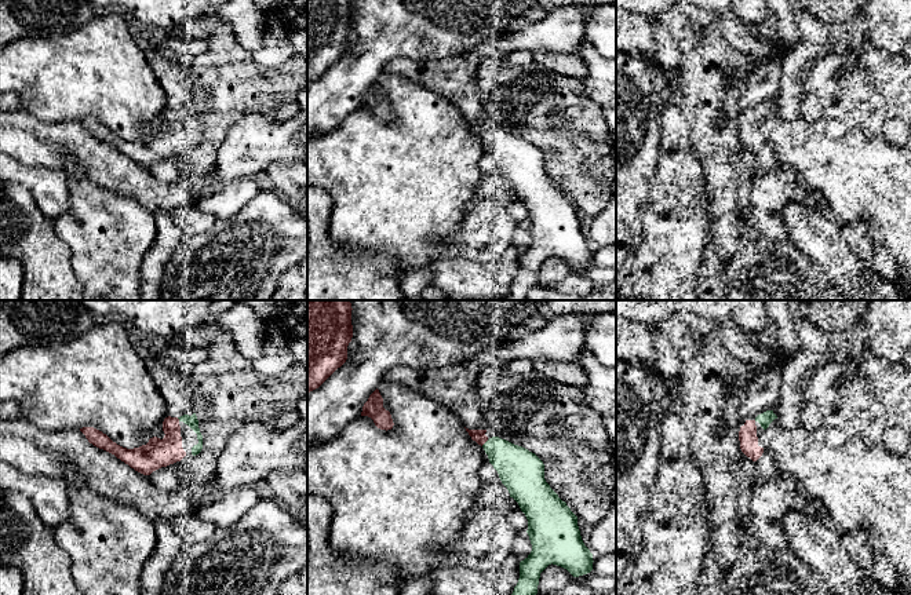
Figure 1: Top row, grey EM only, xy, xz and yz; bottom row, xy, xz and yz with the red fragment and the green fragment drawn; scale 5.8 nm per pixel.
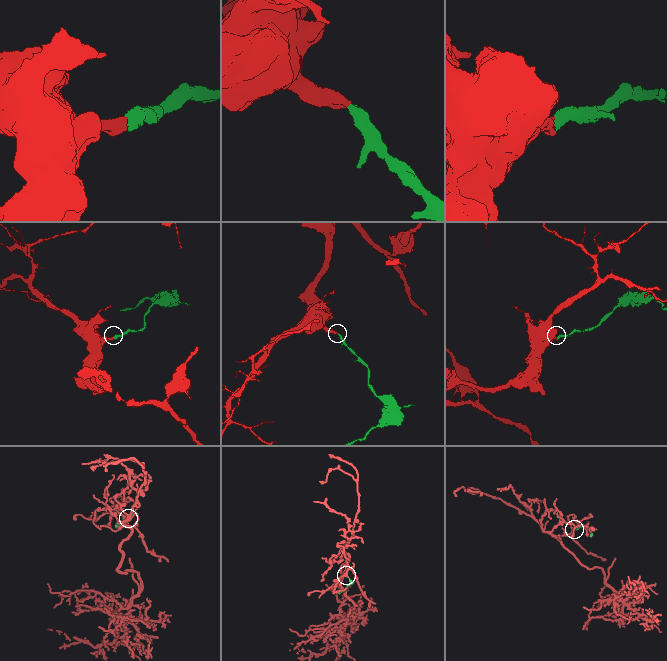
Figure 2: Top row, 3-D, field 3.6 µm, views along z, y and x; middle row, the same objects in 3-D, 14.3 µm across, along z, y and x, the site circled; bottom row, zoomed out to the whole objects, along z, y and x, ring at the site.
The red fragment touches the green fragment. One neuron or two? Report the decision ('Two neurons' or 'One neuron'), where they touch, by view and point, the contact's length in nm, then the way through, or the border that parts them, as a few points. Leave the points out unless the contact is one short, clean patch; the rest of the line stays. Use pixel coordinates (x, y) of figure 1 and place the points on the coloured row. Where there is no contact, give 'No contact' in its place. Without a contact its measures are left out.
One neuron. Touches red at xz (484, 442). Shared border 60 nm

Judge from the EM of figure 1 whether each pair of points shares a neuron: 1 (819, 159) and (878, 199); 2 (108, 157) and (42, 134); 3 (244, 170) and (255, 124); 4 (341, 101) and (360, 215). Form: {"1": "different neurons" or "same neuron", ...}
{"1": "same neuron", "2": "same neuron", "3": "same neuron", "4": "different neurons"}

